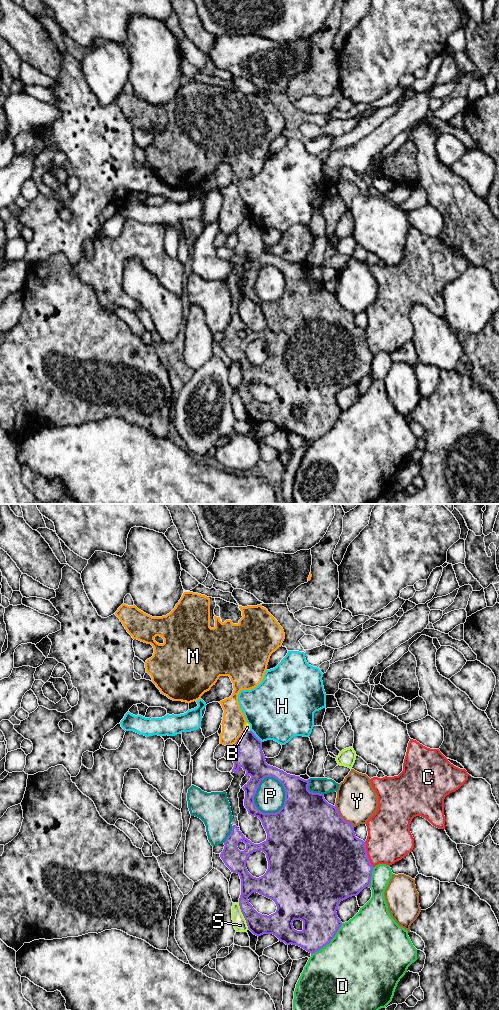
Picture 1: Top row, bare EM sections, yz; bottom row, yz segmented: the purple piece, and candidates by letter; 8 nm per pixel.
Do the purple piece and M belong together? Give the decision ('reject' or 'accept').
reject

